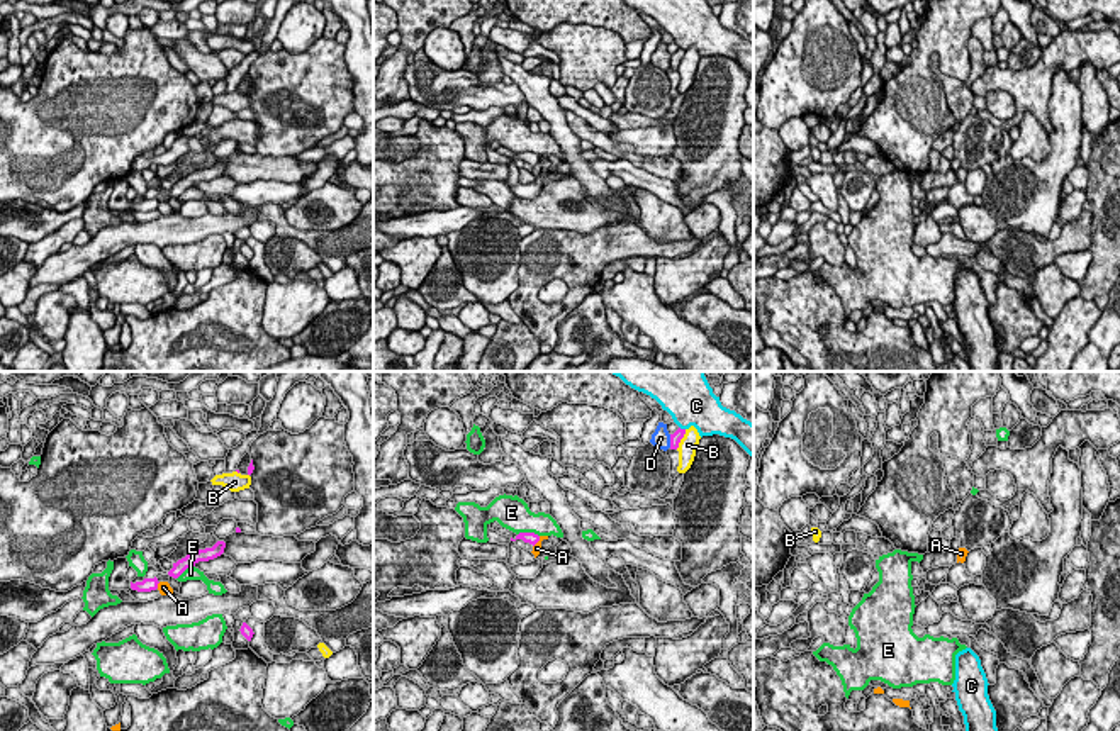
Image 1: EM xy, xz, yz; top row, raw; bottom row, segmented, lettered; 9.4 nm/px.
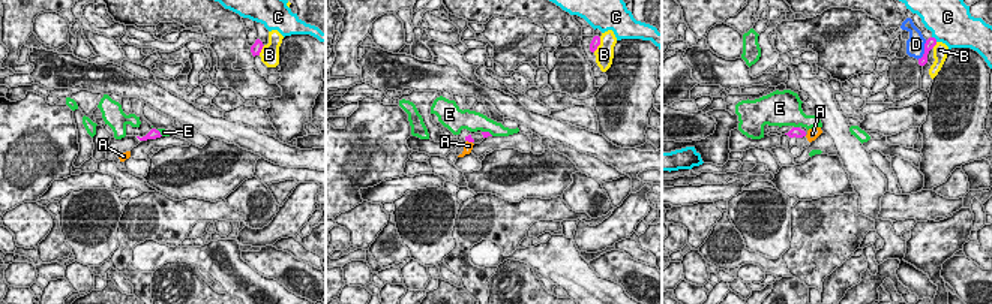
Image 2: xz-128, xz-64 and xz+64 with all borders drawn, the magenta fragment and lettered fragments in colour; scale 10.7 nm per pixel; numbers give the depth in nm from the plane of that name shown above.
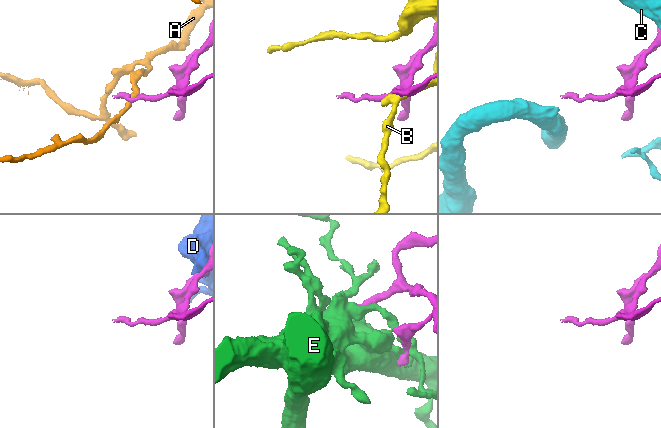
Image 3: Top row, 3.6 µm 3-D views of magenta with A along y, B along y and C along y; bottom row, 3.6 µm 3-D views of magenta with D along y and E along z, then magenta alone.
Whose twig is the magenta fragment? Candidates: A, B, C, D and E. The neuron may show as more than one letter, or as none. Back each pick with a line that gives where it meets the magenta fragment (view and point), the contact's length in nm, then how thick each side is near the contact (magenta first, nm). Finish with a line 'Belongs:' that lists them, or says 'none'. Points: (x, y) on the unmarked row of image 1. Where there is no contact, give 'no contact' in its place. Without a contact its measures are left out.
Belongs: none

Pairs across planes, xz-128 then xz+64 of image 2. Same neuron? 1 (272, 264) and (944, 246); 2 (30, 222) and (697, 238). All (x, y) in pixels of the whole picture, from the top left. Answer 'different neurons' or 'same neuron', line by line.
1: different neurons
2: same neuron

